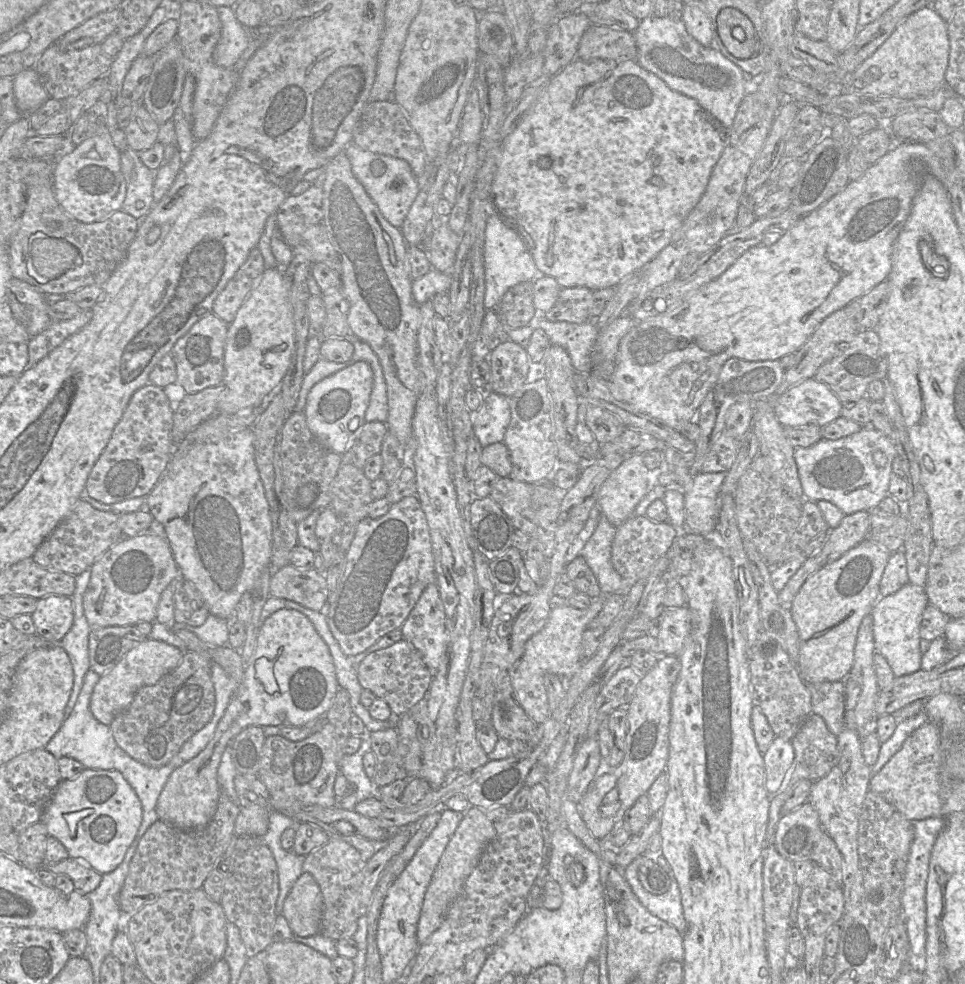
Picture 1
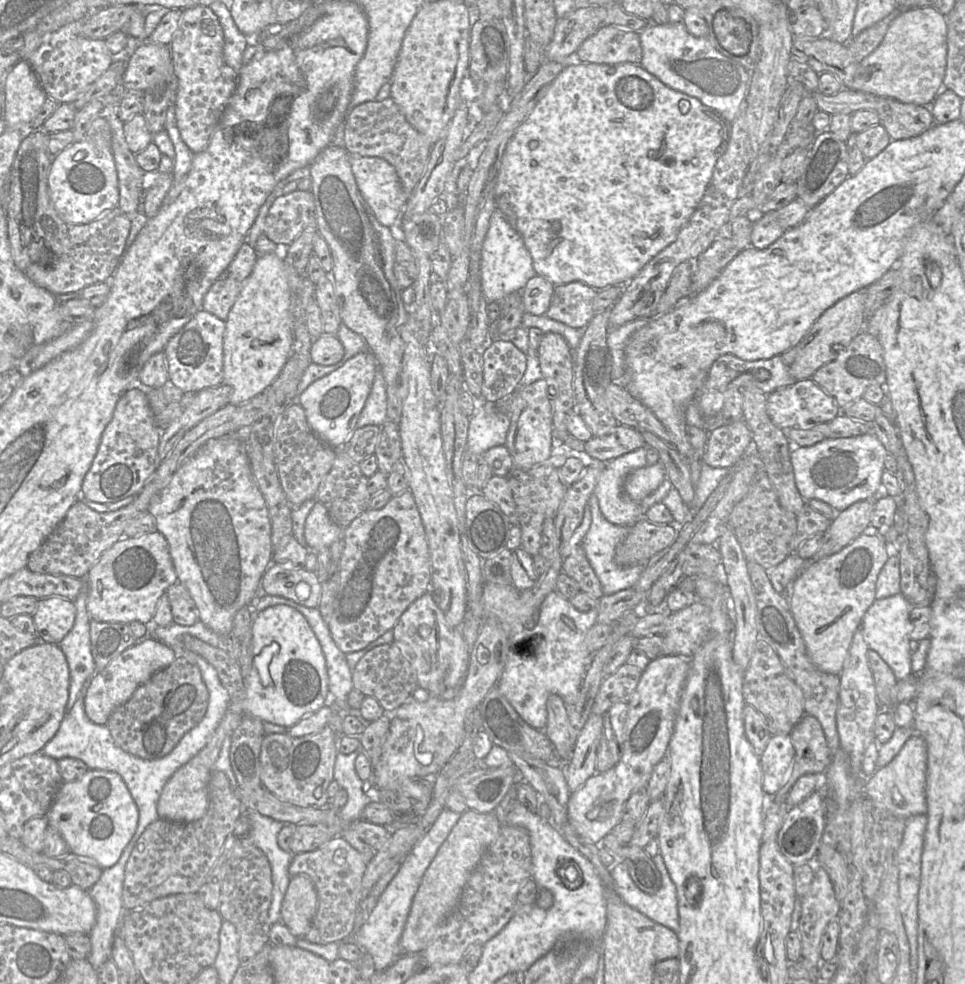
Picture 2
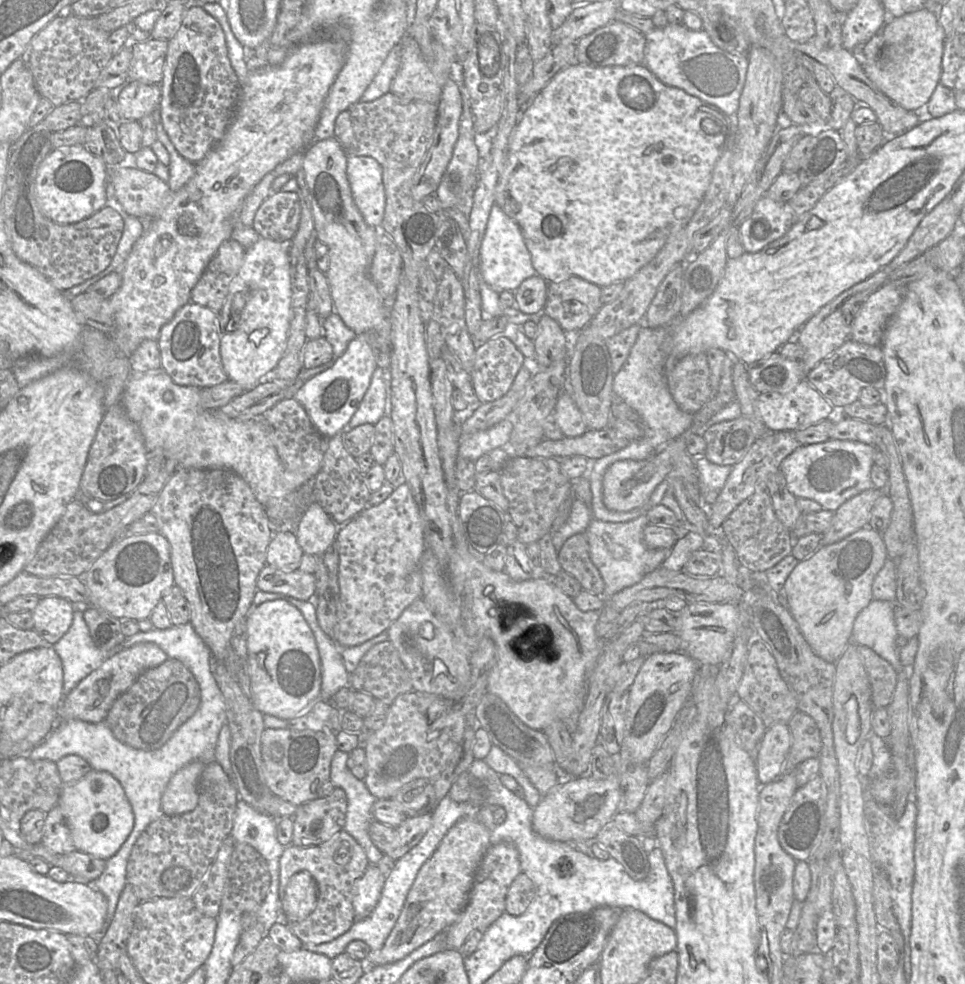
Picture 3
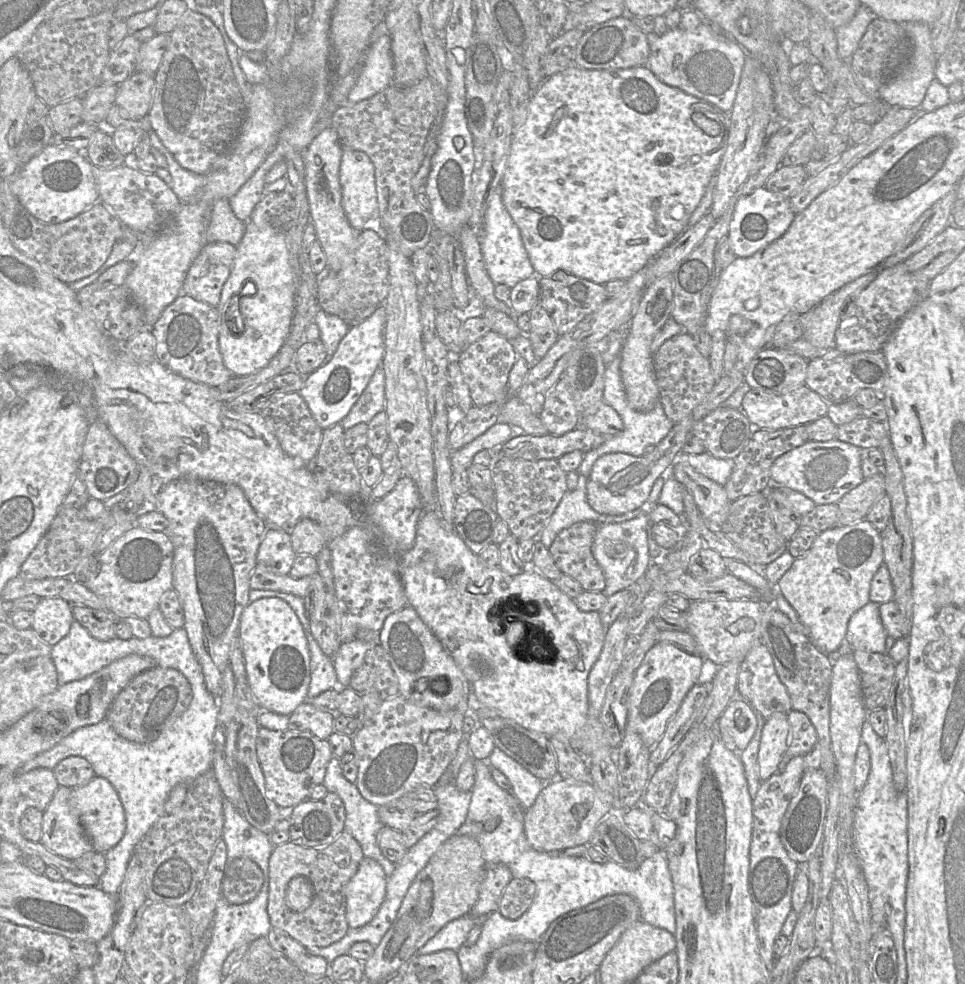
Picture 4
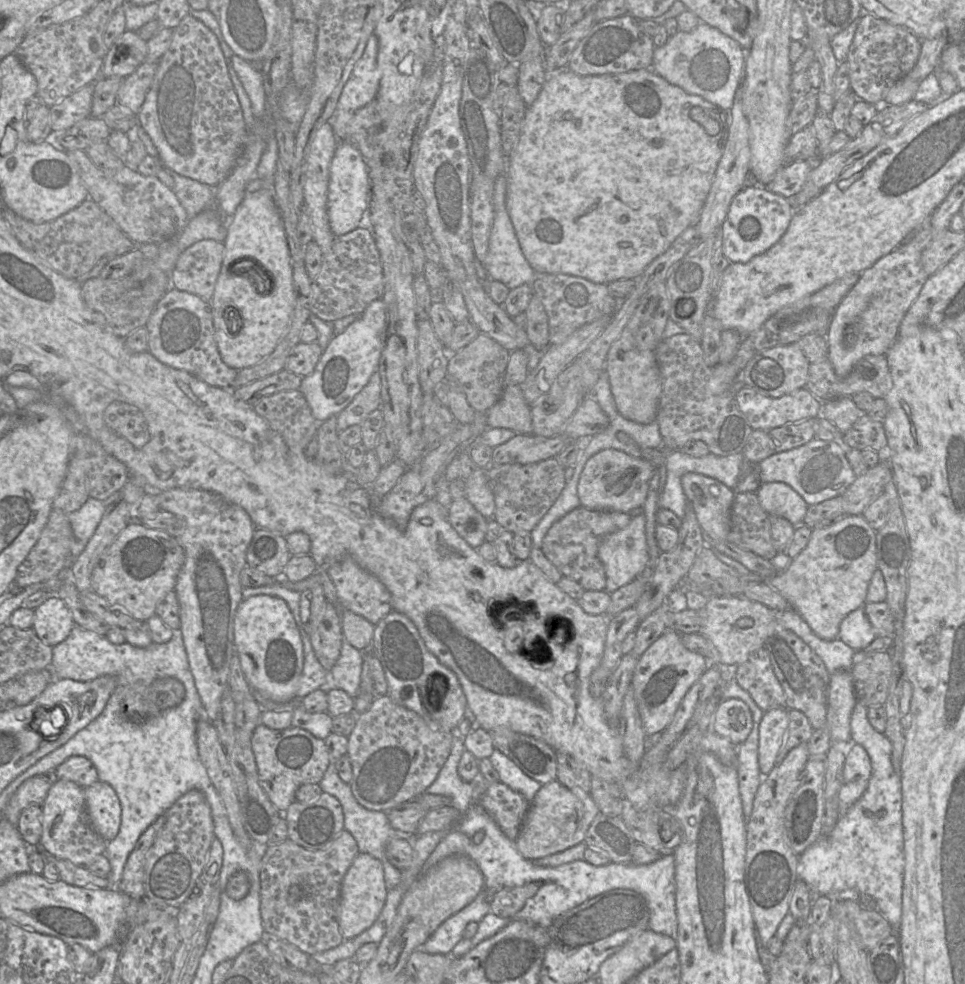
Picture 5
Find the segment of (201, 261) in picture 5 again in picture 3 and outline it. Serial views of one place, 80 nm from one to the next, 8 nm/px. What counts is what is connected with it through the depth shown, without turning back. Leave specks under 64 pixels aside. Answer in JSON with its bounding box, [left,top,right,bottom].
[191,241,245,313]

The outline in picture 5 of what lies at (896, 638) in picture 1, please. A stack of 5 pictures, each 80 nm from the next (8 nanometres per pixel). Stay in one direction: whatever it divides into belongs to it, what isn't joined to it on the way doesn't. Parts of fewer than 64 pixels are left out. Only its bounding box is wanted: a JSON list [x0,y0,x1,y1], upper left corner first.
[838,607,877,651]

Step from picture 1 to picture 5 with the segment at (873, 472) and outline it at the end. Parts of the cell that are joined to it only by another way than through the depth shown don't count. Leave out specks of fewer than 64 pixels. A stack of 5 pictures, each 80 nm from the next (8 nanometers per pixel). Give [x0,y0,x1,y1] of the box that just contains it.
[759,438,857,506]

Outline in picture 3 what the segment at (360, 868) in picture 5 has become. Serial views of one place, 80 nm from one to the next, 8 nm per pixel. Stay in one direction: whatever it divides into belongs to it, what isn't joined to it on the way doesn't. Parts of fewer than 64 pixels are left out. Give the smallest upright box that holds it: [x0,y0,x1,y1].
[352,864,387,921]

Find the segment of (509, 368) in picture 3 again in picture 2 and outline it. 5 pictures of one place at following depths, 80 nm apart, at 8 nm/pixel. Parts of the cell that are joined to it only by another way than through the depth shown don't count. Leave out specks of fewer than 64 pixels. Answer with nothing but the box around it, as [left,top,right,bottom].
[481,338,527,402]

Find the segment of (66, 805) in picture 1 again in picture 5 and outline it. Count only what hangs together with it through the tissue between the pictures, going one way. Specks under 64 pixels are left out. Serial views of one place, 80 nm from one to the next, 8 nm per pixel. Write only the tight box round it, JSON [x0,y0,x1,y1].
[84,780,121,841]

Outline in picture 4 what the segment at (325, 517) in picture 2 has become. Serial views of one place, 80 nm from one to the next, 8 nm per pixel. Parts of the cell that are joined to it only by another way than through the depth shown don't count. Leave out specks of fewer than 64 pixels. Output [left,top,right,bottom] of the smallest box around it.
[290,519,328,557]

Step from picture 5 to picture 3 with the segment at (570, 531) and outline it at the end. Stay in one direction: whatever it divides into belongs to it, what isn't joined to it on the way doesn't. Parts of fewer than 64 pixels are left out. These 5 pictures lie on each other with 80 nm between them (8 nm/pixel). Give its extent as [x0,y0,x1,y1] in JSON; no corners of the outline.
[557,533,604,596]

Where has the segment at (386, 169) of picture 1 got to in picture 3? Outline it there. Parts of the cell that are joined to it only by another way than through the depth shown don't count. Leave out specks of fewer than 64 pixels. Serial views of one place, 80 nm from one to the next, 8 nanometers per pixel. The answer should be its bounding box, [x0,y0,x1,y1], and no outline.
[346,155,386,227]

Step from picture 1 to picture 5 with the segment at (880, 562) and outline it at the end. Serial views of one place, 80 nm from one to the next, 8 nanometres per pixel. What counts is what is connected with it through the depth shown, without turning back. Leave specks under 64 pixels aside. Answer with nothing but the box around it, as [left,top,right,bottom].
[764,515,876,640]

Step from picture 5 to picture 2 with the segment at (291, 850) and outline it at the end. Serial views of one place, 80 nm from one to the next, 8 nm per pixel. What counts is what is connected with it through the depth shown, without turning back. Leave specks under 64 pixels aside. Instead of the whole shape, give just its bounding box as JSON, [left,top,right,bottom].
[289,835,367,945]

